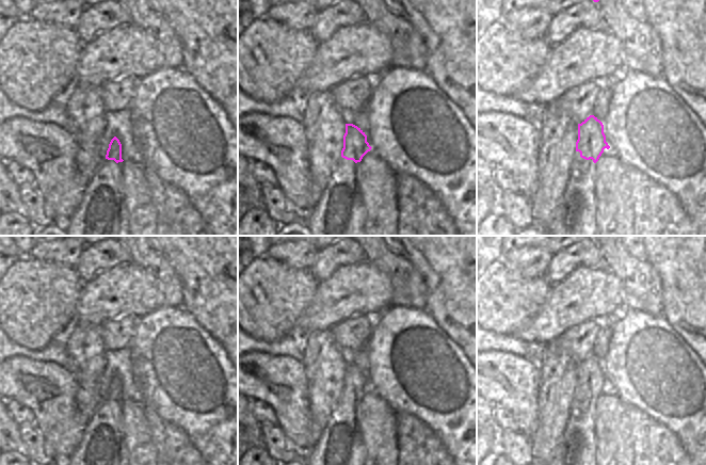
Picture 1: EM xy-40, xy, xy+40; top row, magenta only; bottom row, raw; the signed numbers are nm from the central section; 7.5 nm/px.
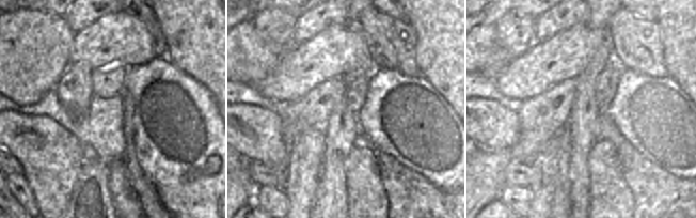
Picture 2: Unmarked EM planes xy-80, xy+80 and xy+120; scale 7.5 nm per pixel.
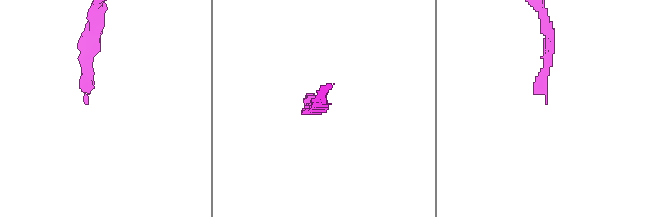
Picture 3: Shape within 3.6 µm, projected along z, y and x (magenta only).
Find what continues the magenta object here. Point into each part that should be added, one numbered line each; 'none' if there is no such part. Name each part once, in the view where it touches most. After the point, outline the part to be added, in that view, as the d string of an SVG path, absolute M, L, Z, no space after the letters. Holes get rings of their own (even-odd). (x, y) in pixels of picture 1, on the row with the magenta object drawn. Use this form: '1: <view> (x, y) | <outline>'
1: xy+40 (576, 214) | M574 153L563 197L545 227L548 236L597 236L596 165Z

